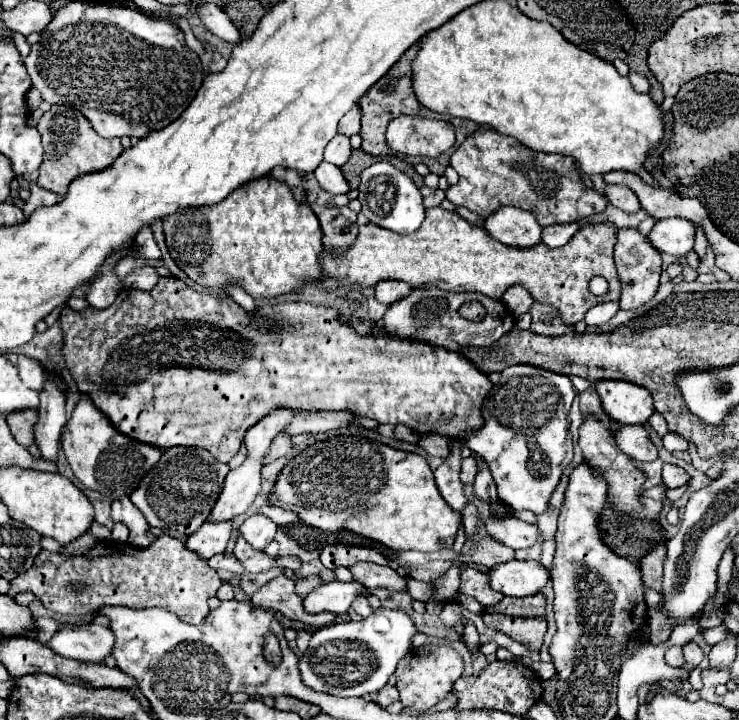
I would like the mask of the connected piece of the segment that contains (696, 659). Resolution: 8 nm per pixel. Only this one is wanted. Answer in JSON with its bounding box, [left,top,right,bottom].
[682,642,704,668]

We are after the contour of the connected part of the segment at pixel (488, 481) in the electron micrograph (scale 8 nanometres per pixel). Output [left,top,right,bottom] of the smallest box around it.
[474,456,498,502]

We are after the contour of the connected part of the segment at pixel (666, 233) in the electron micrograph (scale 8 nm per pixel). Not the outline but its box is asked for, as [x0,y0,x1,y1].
[648,218,696,258]

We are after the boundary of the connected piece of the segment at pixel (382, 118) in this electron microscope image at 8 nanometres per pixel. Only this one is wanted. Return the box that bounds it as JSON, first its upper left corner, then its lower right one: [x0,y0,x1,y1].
[360,42,444,156]

